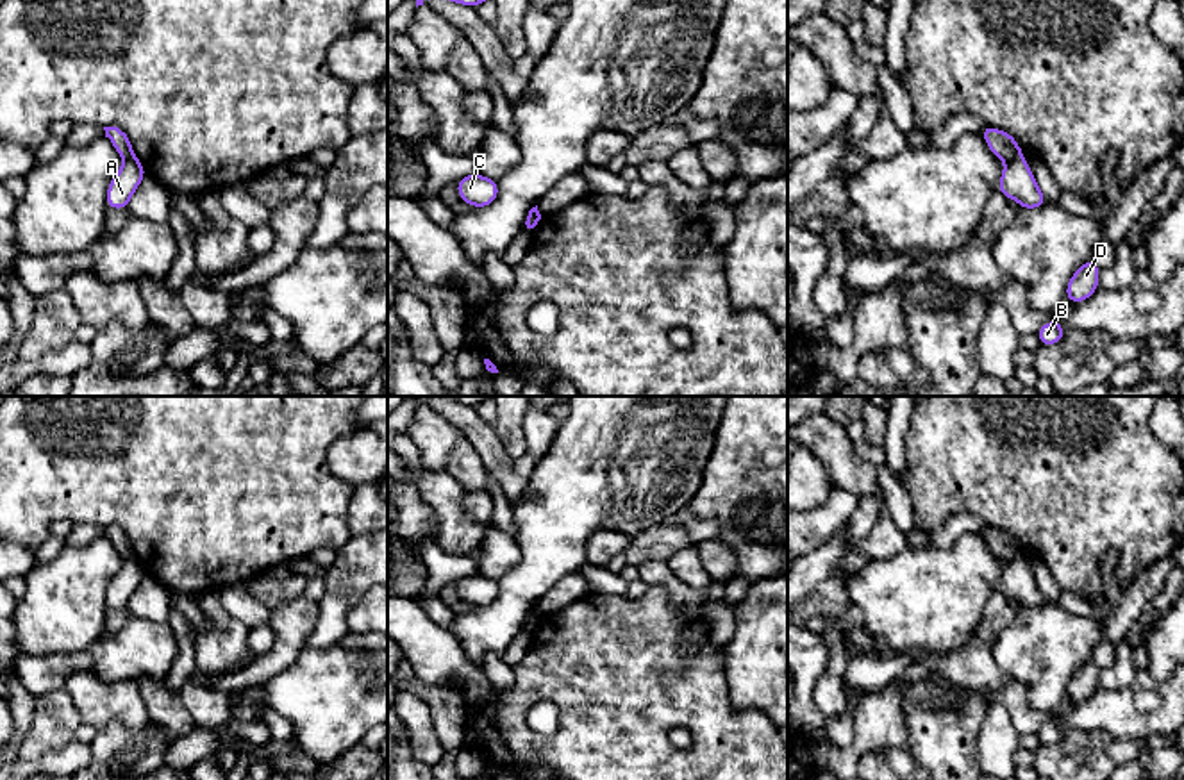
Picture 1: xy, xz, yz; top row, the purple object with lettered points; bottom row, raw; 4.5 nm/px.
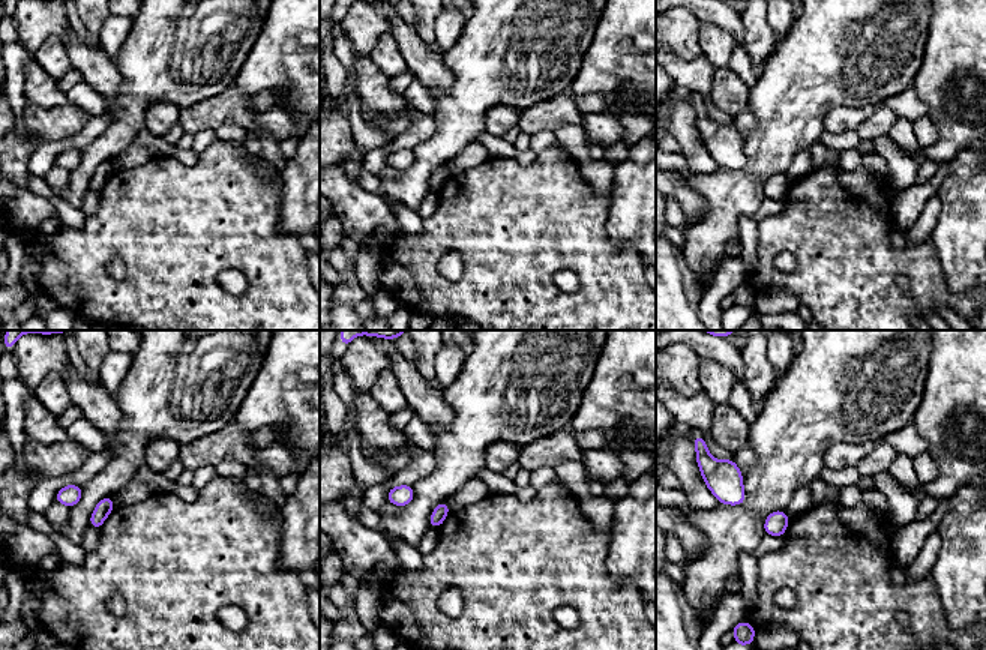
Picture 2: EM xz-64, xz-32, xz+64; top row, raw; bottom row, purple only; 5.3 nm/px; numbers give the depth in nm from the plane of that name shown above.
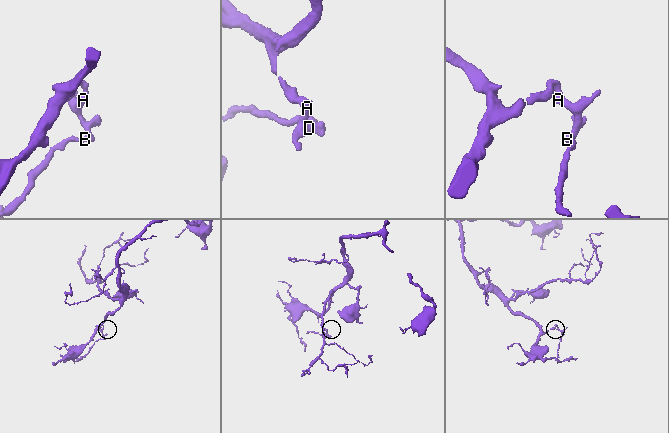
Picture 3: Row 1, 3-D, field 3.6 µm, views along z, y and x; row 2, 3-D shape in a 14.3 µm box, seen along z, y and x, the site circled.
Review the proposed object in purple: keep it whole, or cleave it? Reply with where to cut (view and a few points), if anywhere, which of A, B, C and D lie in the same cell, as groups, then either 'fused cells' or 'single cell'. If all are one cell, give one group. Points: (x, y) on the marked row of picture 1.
cut in yz along (1020, 156), (1006, 163); A B D / C; fused cells

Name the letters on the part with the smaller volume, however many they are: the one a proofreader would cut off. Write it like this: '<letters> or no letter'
A, B, D

